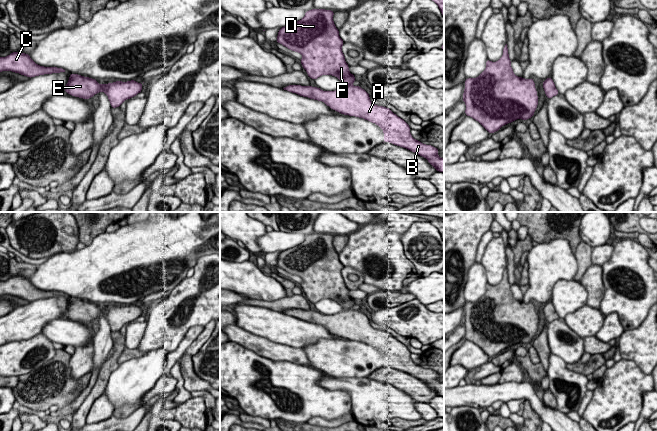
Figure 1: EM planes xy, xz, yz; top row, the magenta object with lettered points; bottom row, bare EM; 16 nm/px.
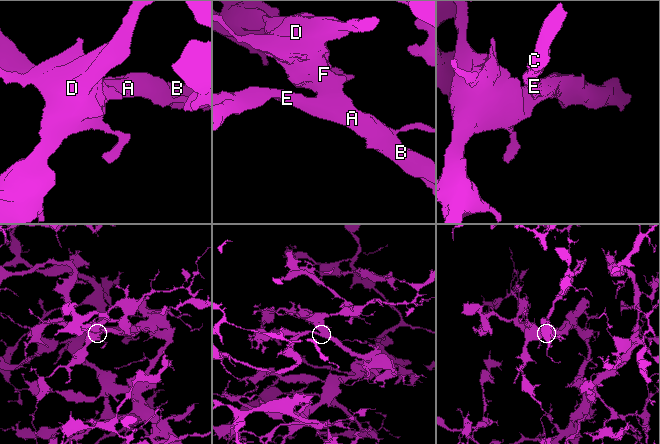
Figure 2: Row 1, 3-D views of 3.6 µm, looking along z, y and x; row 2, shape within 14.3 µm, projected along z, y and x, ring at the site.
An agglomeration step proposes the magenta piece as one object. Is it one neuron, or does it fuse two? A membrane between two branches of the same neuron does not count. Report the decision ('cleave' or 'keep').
keep

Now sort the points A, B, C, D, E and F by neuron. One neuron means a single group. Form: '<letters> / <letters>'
A B C D E F

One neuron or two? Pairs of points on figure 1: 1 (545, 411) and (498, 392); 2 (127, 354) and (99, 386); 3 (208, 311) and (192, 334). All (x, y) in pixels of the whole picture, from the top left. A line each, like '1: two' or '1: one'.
1: one
2: two
3: two

